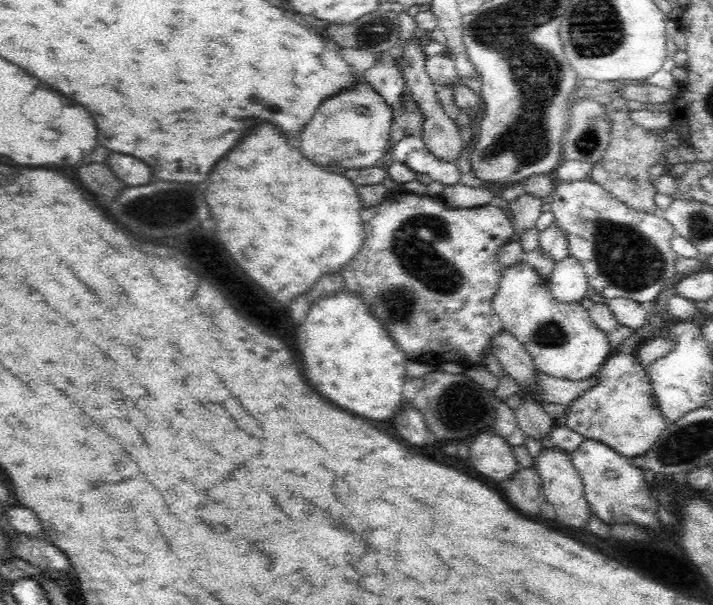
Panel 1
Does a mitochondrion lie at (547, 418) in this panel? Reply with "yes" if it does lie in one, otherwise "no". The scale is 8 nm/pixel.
no

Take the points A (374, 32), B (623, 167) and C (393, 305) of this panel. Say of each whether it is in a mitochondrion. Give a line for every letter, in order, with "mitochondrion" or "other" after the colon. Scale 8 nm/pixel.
A: mitochondrion
B: other
C: mitochondrion

